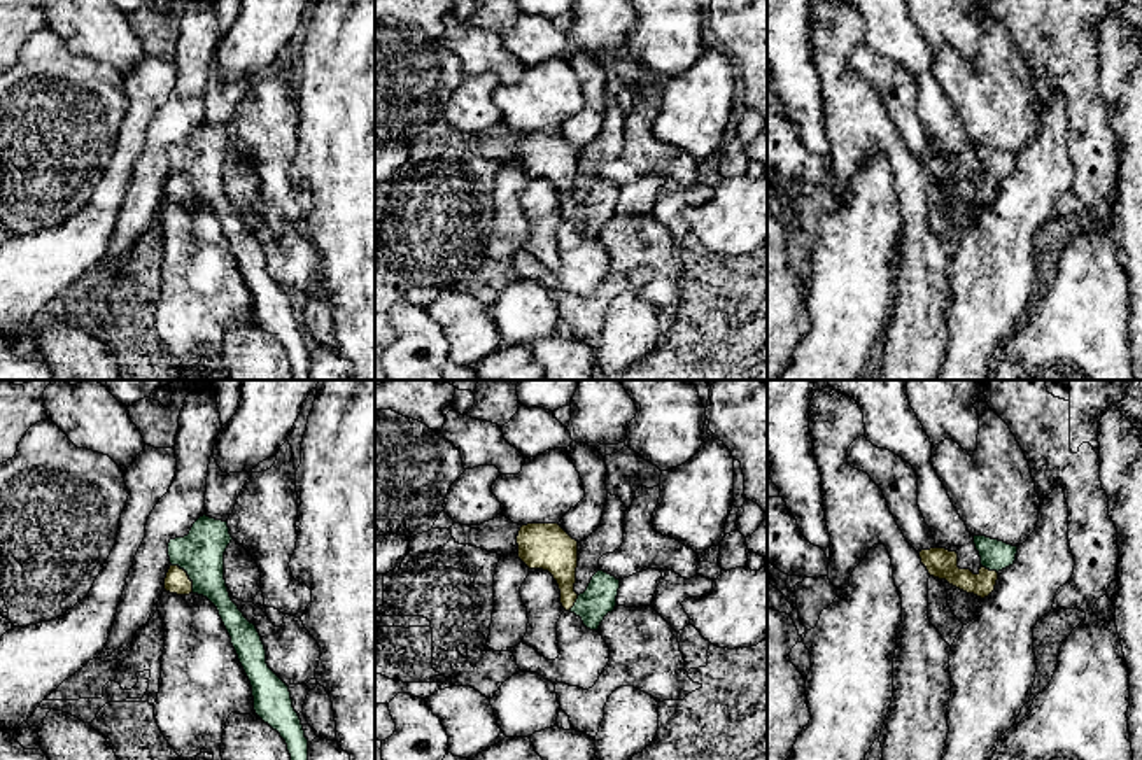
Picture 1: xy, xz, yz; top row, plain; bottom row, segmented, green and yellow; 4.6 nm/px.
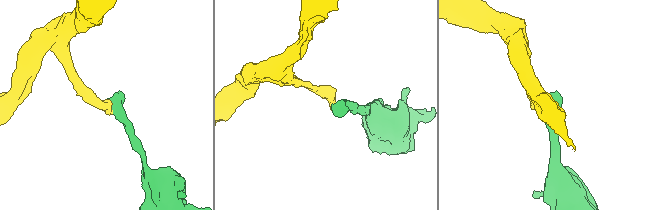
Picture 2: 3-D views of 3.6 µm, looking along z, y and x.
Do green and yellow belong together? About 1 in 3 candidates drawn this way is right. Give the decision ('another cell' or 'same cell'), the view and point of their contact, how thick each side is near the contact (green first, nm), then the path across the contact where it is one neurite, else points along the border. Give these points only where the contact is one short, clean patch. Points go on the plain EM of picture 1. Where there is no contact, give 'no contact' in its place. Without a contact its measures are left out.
same cell; meets green in xy at (188, 182); 220 nm thick on the green side, 110 nm on the other; runs through xy (200, 161), (197, 174), (188, 182), (177, 190)

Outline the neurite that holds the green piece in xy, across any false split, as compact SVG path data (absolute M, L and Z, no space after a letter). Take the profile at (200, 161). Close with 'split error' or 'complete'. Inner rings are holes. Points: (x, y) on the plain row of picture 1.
M207 123L200 124L187 144L170 147L168 151L172 173L165 186L165 198L177 203L189 203L193 200L207 205L217 215L238 268L250 289L256 322L286 348L291 362L291 380L310 380L308 347L305 345L301 327L293 315L289 294L268 275L266 257L256 233L243 224L229 205L224 187L224 159L231 147L228 130Z; split error

